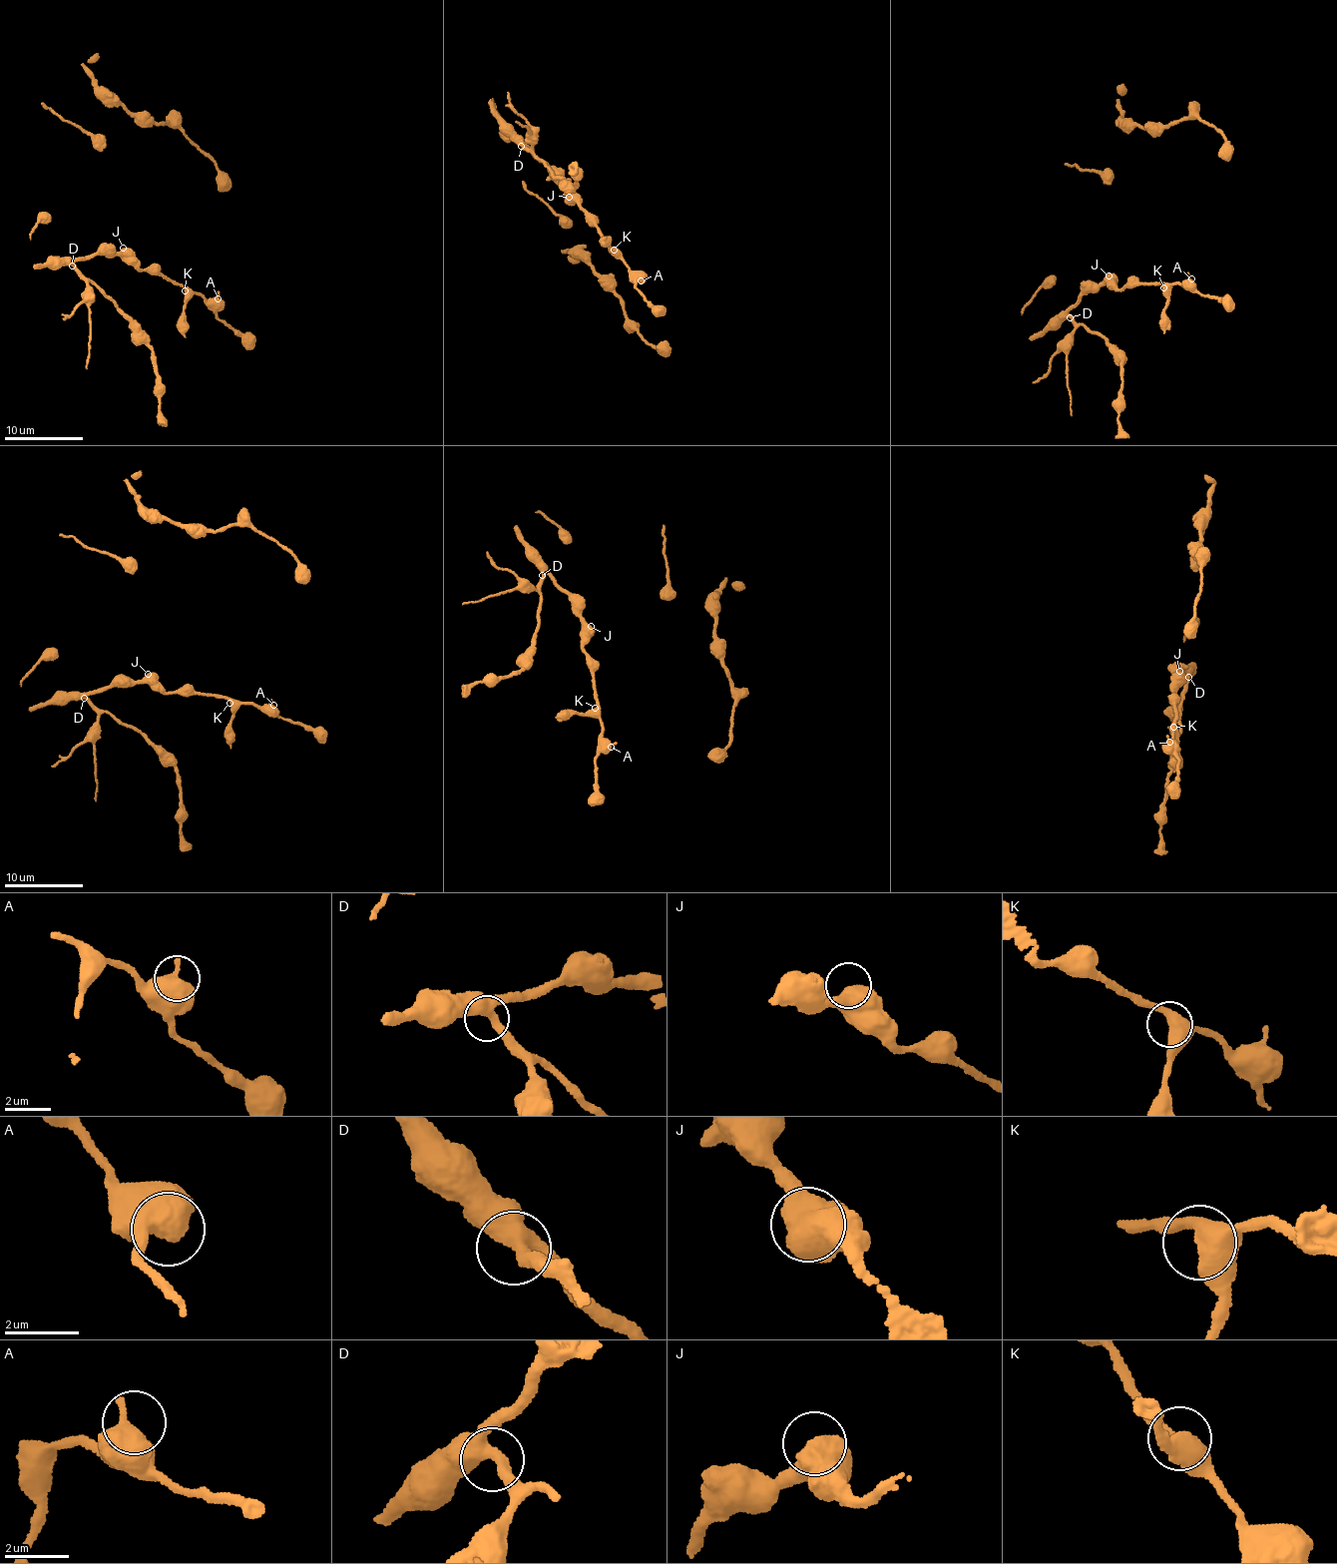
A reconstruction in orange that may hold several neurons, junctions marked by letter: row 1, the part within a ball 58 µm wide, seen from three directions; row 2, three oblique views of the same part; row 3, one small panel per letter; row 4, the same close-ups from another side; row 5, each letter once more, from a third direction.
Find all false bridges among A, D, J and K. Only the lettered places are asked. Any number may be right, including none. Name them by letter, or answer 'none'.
none

